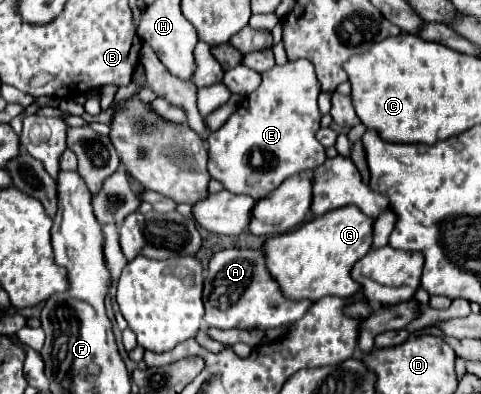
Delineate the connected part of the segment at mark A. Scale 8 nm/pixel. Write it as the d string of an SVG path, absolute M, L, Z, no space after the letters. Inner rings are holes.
M220 250L216 252L206 270L204 278L204 322L208 326L228 330L228 328L242 328L242 330L270 330L278 326L288 326L300 320L306 310L312 306L308 300L288 300L282 296L278 282L266 268L264 252L262 250Z

